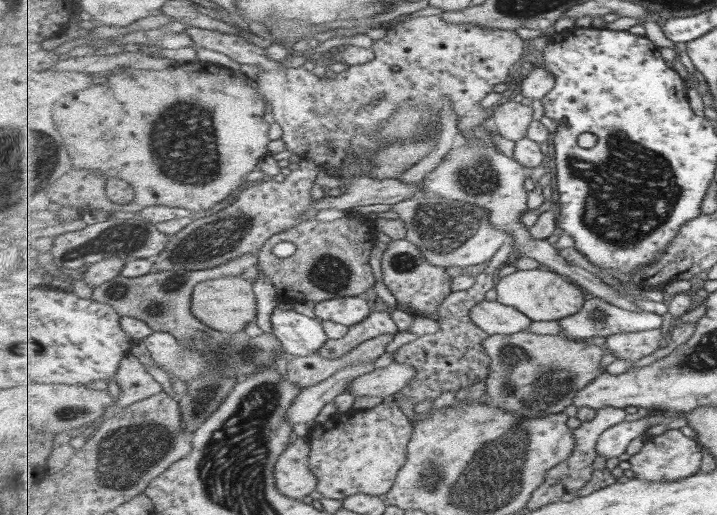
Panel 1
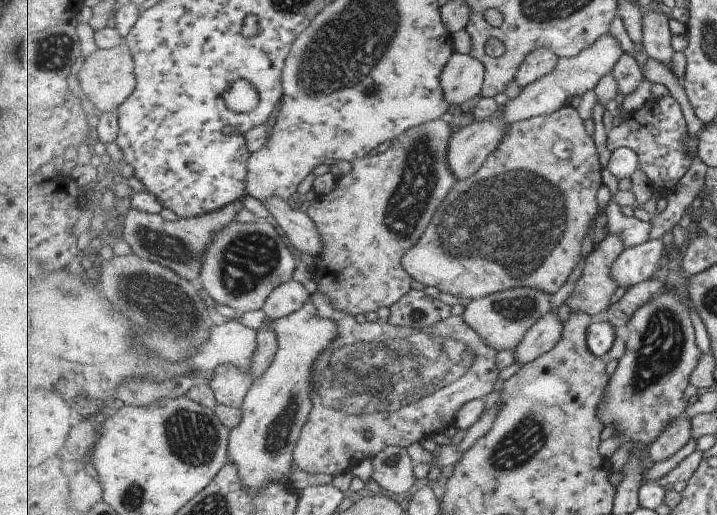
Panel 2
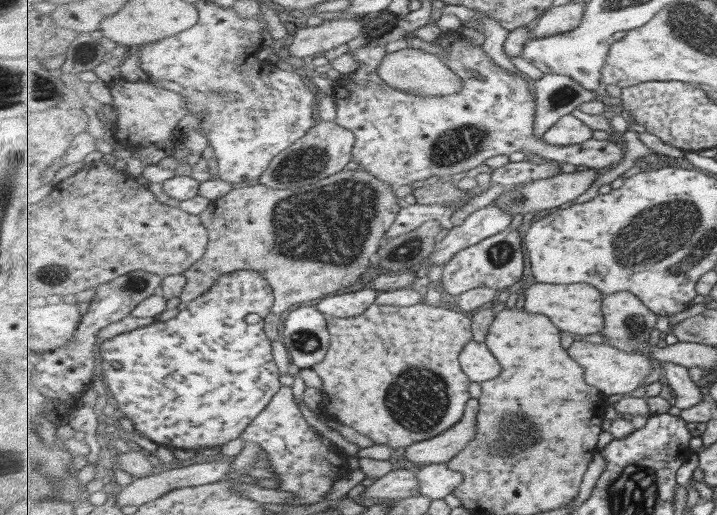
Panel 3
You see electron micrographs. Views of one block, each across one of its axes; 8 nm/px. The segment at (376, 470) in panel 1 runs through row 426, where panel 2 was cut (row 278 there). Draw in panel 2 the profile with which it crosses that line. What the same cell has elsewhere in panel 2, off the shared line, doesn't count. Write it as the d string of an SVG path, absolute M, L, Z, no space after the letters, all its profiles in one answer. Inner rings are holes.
M449 117L437 119L424 125L416 126L404 132L401 136L398 136L393 142L393 146L387 149L385 154L381 156L373 156L373 158L363 158L363 160L355 160L355 168L351 170L349 174L341 177L336 187L328 194L321 196L319 199L314 200L307 209L307 214L311 217L311 220L316 224L316 227L320 230L323 239L322 254L319 254L316 258L316 264L314 269L314 280L317 281L316 292L324 294L329 297L332 305L338 310L347 312L349 314L359 316L359 314L369 314L369 312L375 312L379 308L391 308L396 302L399 302L401 298L408 294L411 290L411 282L413 277L405 270L403 260L405 254L409 252L424 235L429 224L432 223L432 218L437 212L437 209L443 204L447 198L449 191L456 186L458 177L449 168L448 165L448 144L451 142L453 133L451 132L451 124Z

